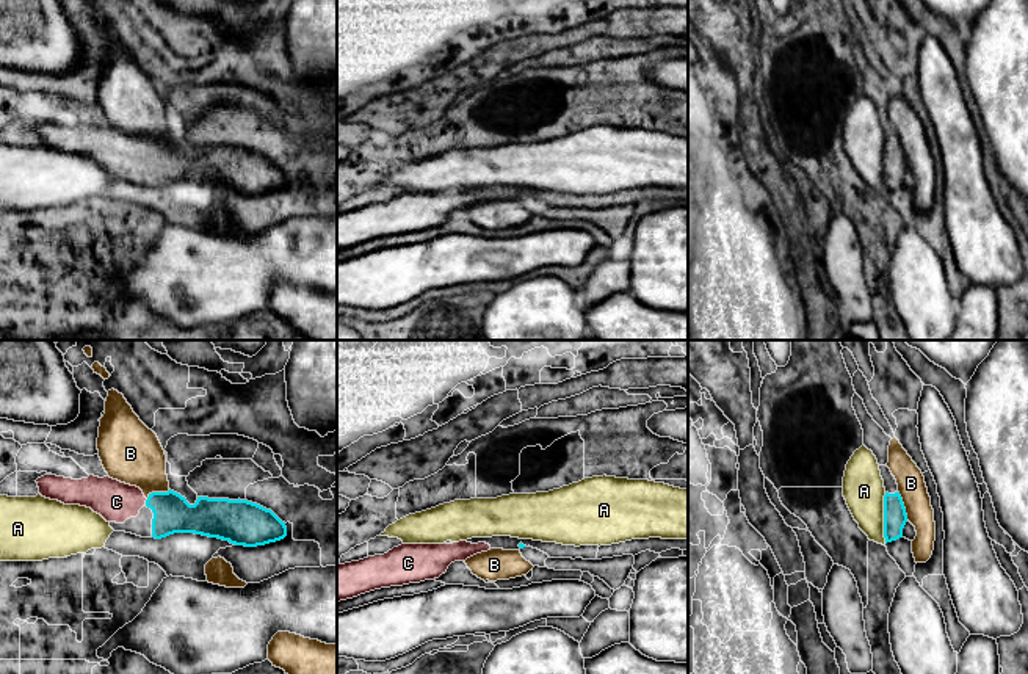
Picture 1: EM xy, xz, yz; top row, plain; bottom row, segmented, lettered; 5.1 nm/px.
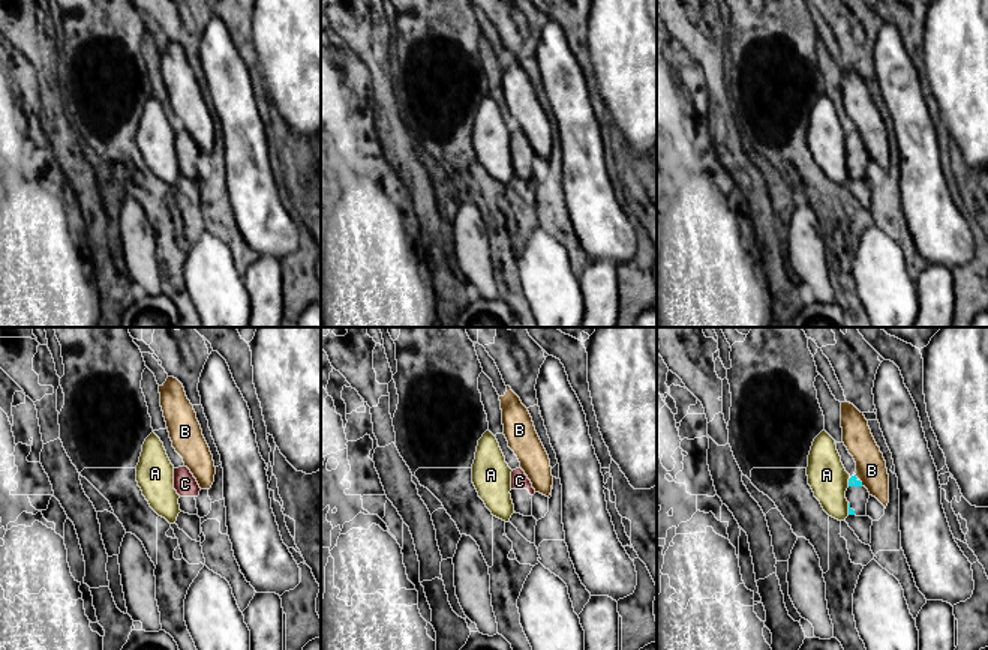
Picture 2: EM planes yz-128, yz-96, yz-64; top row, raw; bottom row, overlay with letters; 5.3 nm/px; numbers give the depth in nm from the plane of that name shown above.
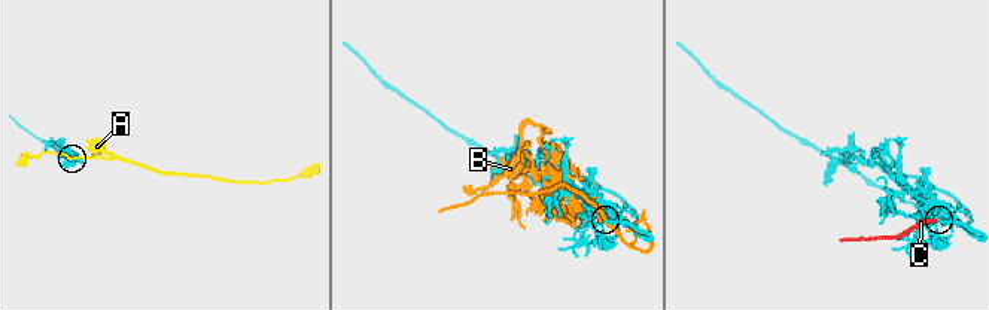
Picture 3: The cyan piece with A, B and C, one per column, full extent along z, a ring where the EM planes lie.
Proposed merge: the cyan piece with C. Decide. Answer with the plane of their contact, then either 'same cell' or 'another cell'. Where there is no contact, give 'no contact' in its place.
xy | same cell

